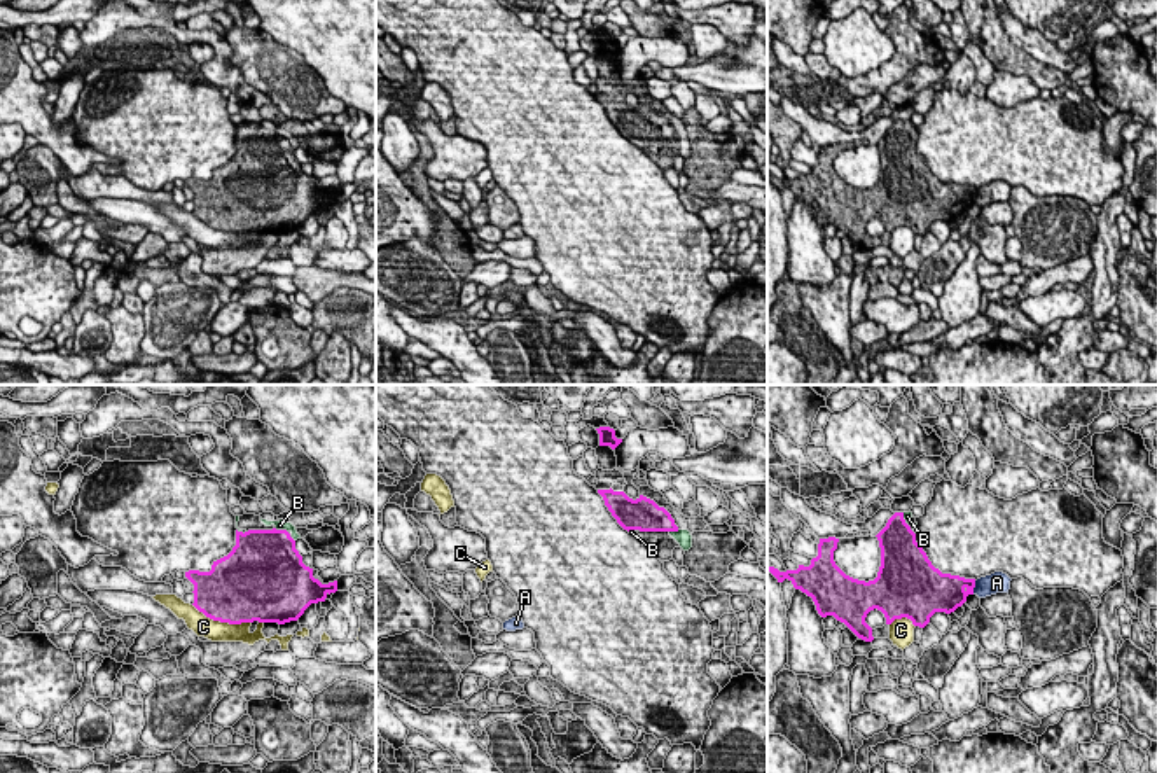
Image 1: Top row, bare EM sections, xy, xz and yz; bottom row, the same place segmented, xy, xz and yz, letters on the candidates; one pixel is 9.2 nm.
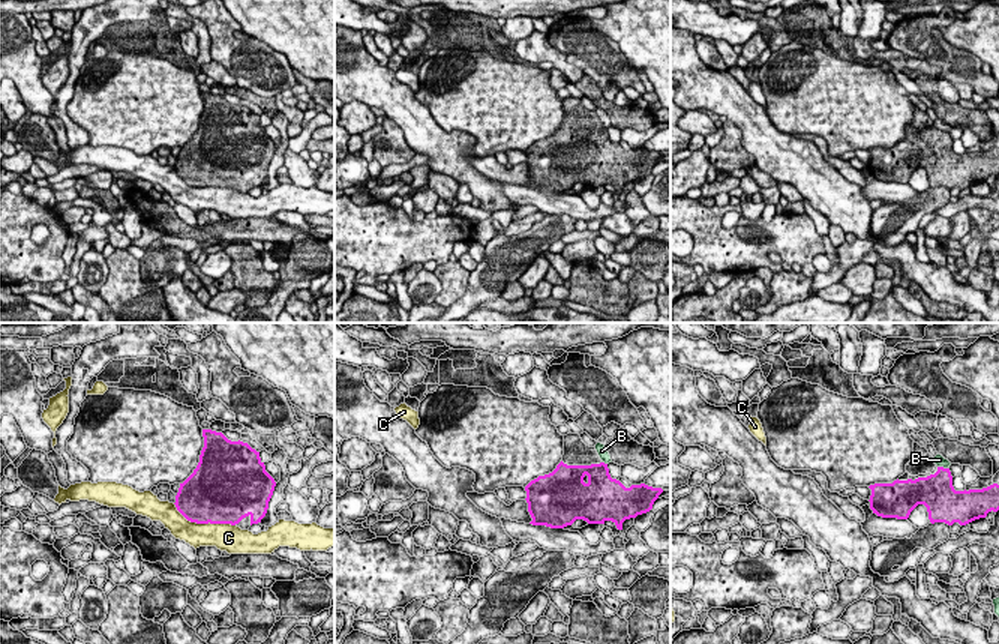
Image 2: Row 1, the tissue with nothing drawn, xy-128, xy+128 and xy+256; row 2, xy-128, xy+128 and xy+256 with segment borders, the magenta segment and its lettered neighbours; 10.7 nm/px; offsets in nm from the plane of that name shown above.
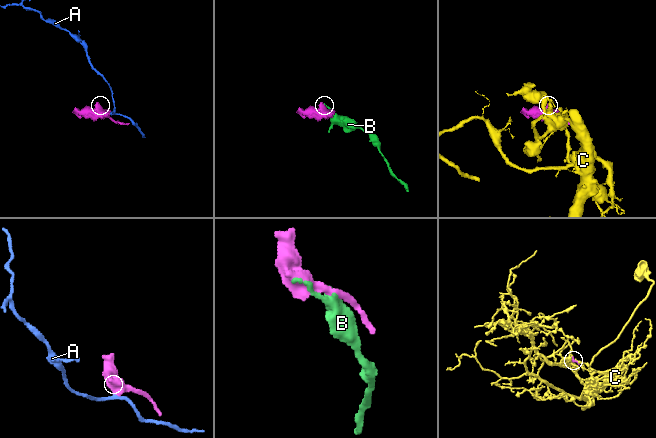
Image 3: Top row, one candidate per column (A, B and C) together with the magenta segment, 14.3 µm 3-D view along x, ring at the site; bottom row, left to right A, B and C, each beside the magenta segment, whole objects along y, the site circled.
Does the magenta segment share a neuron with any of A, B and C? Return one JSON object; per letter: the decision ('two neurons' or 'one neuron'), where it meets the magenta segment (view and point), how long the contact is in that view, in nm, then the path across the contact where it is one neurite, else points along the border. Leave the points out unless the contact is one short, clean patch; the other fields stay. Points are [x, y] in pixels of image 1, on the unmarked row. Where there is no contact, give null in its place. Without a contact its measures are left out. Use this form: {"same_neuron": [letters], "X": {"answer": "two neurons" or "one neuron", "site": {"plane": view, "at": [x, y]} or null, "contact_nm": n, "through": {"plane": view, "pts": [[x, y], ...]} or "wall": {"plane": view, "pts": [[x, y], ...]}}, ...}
{"same_neuron": [], "A": {"answer": "two neurons", "site": {"plane": "yz", "at": [974, 194]}, "contact_nm": 130, "wall": {"plane": "yz", "pts": [[976, 189], [972, 201]]}}, "B": {"answer": "two neurons", "site": {"plane": "xy", "at": [282, 139]}, "contact_nm": 130}, "C": {"answer": "two neurons", "site": {"plane": "xy", "at": [222, 229]}, "contact_nm": 550}}

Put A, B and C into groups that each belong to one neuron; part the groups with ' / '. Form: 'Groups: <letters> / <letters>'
Groups: A / B / C

